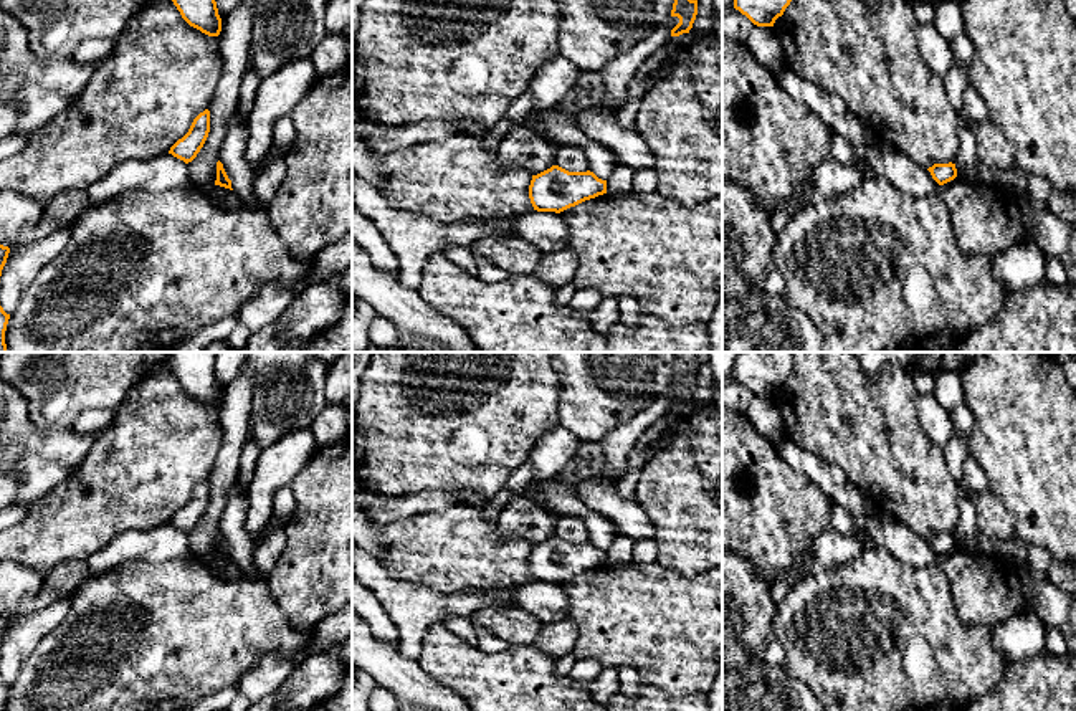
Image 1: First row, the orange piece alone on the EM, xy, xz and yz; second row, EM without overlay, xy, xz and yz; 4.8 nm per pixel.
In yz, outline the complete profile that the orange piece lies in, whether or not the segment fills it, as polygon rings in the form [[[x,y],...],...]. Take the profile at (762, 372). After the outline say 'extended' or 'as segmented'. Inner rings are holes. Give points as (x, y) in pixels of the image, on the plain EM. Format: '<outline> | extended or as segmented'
[[[740,352],[734,379],[757,397],[774,397],[793,367],[793,352]]] | as segmented

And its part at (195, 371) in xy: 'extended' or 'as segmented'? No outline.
as segmented

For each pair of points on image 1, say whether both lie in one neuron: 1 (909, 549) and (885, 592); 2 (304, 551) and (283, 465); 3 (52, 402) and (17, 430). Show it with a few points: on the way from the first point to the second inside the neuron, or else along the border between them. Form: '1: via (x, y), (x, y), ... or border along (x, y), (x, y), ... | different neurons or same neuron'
1: border along (881, 546), (903, 561), (918, 566), (934, 564) | different neurons
2: border along (314, 453), (290, 485) | different neurons
3: border along (17, 389), (40, 429), (66, 429) | different neurons

